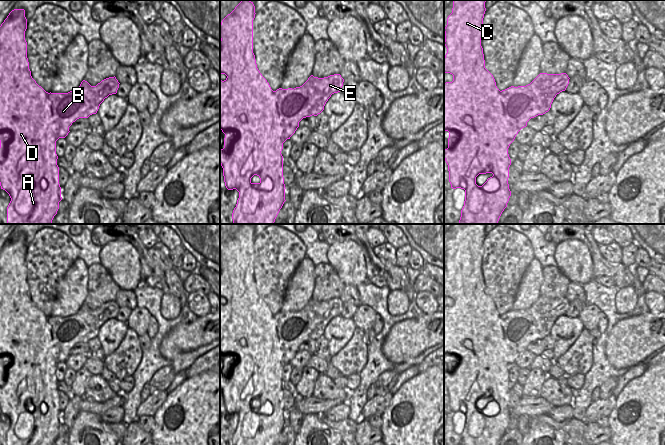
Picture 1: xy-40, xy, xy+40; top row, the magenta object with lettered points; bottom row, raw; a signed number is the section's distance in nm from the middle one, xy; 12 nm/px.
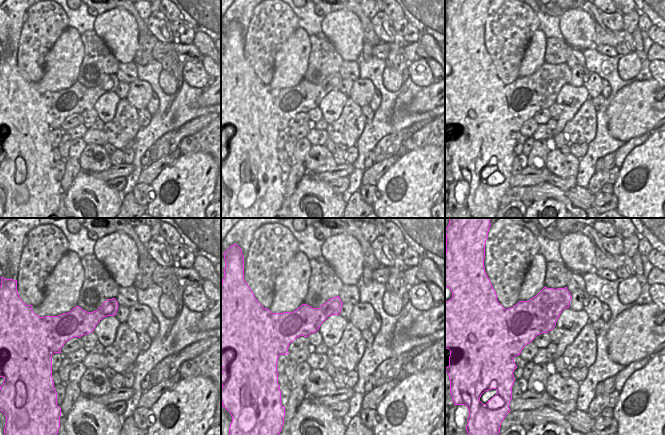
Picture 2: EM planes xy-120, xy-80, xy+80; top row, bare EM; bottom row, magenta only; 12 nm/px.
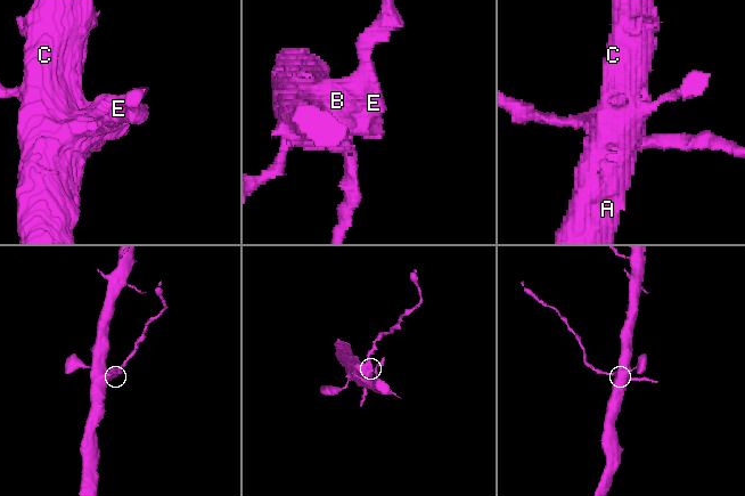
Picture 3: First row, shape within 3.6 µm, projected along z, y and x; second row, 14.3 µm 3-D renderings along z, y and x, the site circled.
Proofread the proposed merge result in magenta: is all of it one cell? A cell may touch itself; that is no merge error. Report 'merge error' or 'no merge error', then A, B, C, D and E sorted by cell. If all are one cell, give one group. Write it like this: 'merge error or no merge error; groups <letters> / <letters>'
merge error; groups A C D / B E

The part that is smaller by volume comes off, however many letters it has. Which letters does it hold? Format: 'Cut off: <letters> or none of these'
Cut off: B, E.

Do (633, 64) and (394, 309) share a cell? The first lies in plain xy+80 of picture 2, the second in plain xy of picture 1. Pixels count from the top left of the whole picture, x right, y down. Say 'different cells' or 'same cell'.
same cell

